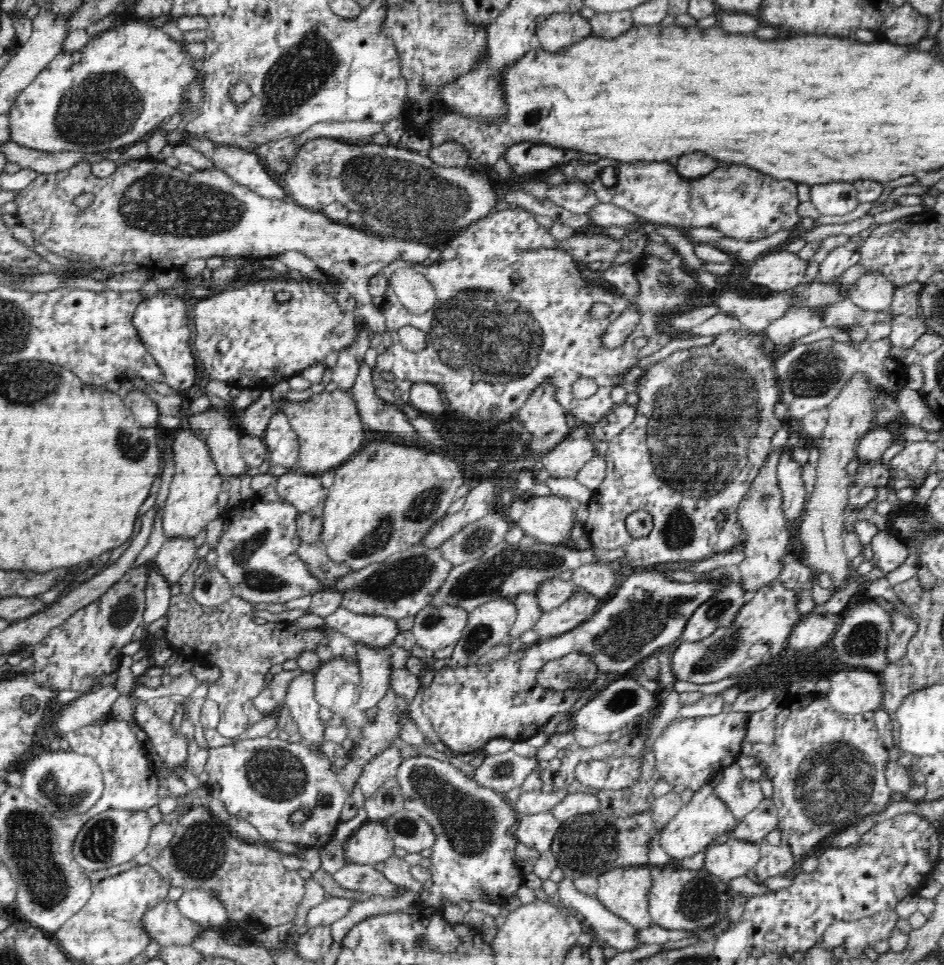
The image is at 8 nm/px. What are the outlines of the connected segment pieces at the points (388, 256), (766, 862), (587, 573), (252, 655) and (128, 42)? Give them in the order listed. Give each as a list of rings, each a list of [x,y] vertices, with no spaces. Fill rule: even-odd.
[[[147,158],[130,160],[106,178],[94,176],[91,163],[80,161],[62,172],[37,175],[26,188],[19,191],[20,194],[13,201],[17,213],[12,217],[12,222],[28,227],[36,244],[44,244],[50,252],[76,261],[108,265],[134,262],[141,268],[165,271],[180,269],[196,258],[241,256],[252,261],[297,250],[312,259],[322,271],[338,279],[356,301],[354,313],[358,320],[365,323],[367,330],[381,335],[387,331],[387,326],[380,308],[372,303],[368,291],[370,278],[382,273],[382,268],[393,260],[426,263],[432,250],[428,244],[433,243],[433,240],[416,241],[370,235],[346,222],[333,221],[321,211],[307,209],[295,202],[264,198],[216,168],[188,174]],[[84,192],[94,194],[94,200],[88,207],[80,209],[74,205],[74,198]]]
[[[776,827],[759,843],[762,852],[761,881],[768,876],[786,876],[792,868],[796,868],[798,860],[791,851],[788,843],[783,840],[783,832]]]
[[[584,564],[572,572],[571,581],[596,598],[608,596],[616,588],[616,574],[604,564]]]
[[[179,593],[171,597],[168,612],[164,614],[168,619],[166,639],[177,652],[194,661],[204,658],[207,664],[220,668],[221,677],[209,686],[206,698],[218,703],[220,718],[216,729],[226,738],[234,739],[240,736],[247,728],[254,726],[266,716],[253,706],[253,698],[265,687],[264,678],[274,664],[284,664],[286,660],[297,659],[306,650],[316,652],[319,646],[329,644],[327,635],[322,629],[301,630],[295,623],[286,622],[267,622],[259,626],[251,620],[252,610],[252,604],[240,598],[233,598],[221,605],[210,607],[202,606],[192,594]]]
[[[117,22],[114,28],[95,36],[80,51],[74,53],[60,53],[52,62],[45,66],[44,71],[38,74],[38,77],[26,88],[8,111],[8,120],[10,121],[10,138],[16,144],[30,148],[32,150],[40,150],[42,152],[80,152],[83,154],[104,154],[106,151],[128,148],[133,144],[147,139],[152,132],[160,125],[166,122],[182,109],[184,115],[187,113],[187,102],[182,106],[182,92],[189,89],[191,84],[195,82],[201,83],[202,73],[196,70],[196,60],[188,54],[184,44],[179,44],[164,34],[160,28],[160,22],[156,26],[146,26],[140,22]]]

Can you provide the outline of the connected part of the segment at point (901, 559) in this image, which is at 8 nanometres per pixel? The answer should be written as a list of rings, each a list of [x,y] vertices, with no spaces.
[[[880,533],[874,536],[871,546],[874,551],[872,563],[887,574],[901,566],[909,556],[909,547],[896,539],[894,534]]]

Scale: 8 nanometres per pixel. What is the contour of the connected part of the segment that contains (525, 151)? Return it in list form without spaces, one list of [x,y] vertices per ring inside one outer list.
[[[522,142],[506,150],[504,159],[515,174],[540,174],[550,168],[562,168],[574,158],[578,158],[580,152],[564,152],[556,150],[552,146],[544,144],[534,144],[534,142]]]

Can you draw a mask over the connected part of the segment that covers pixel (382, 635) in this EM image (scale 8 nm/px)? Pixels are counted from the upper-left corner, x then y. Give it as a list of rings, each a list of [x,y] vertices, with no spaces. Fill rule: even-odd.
[[[342,607],[324,617],[324,626],[338,631],[355,644],[362,643],[372,648],[392,645],[399,634],[398,622],[394,618],[356,614]]]

